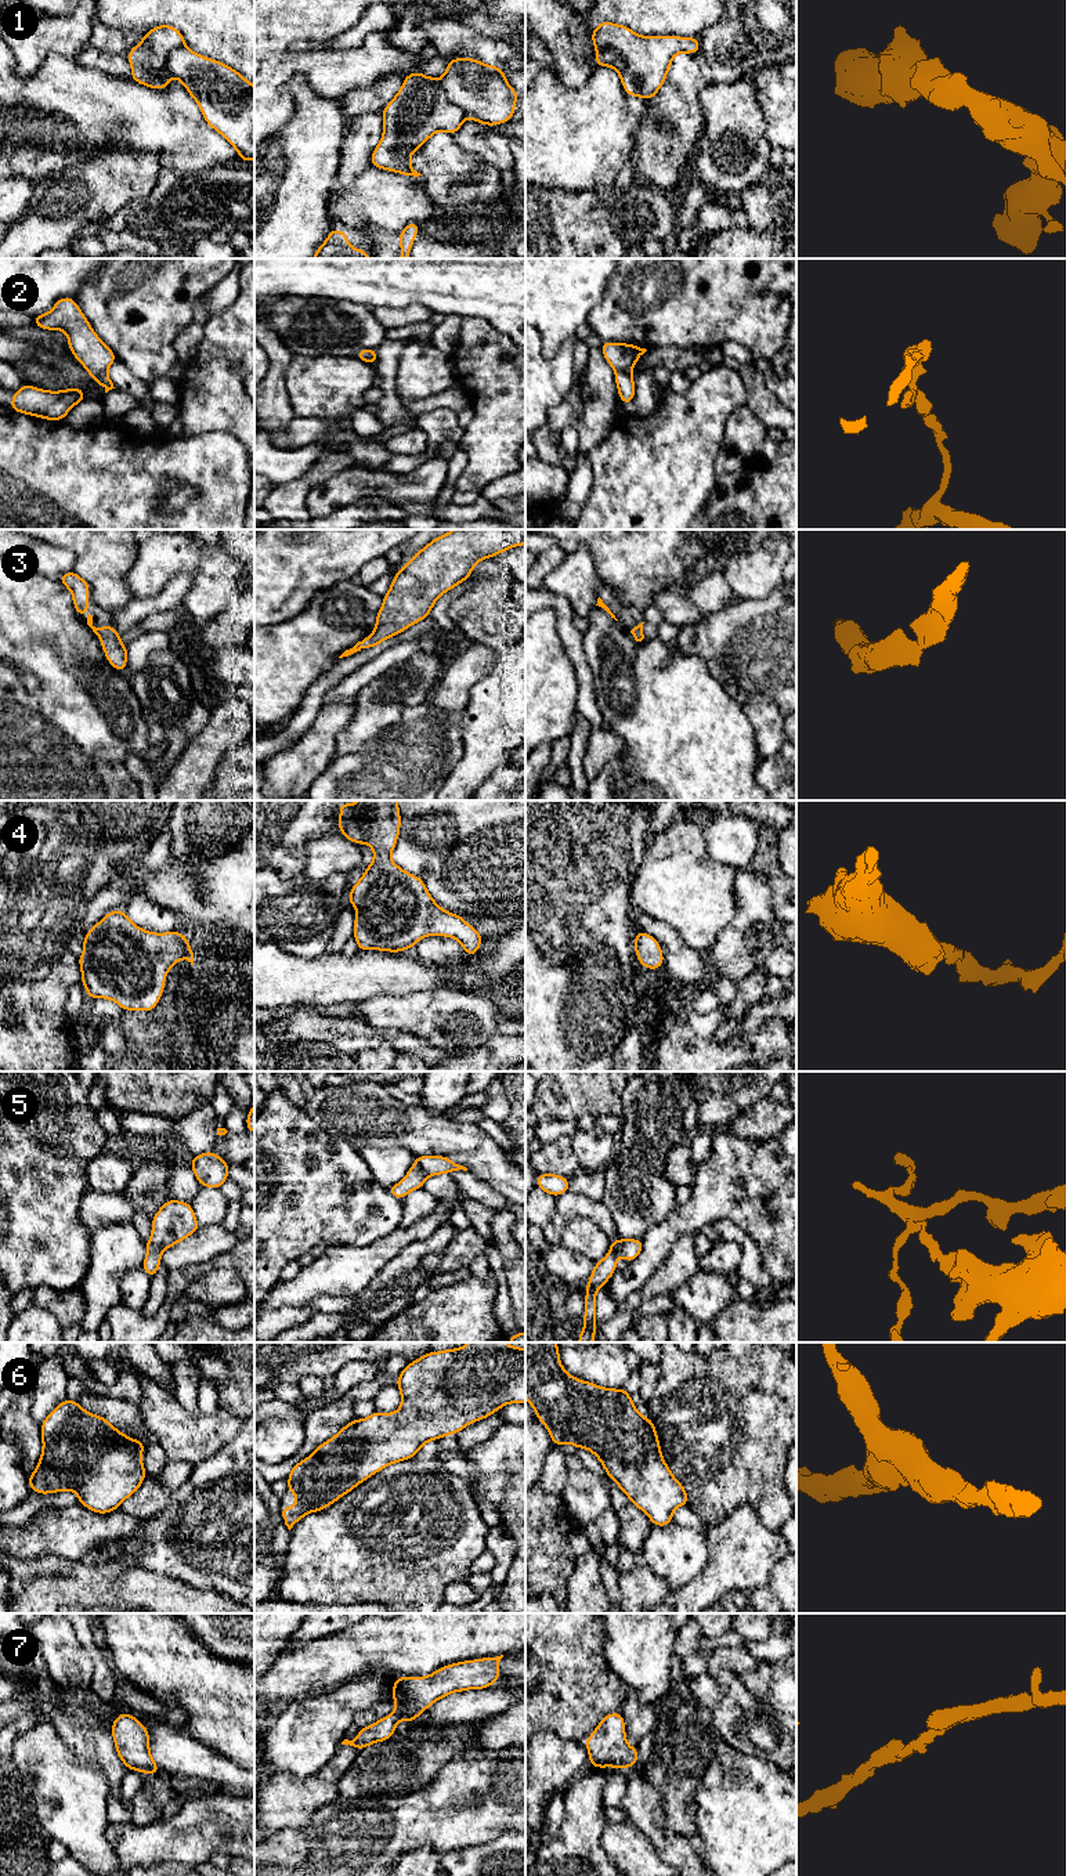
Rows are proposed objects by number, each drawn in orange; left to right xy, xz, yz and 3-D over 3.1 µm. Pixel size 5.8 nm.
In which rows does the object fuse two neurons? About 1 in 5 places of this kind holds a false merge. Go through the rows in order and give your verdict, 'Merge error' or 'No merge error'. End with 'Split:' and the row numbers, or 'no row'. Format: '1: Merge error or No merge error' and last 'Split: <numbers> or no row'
1: Merge error
2: Merge error
3: No merge error
4: No merge error
5: Merge error
6: No merge error
7: No merge error
Split: 1, 2, 5

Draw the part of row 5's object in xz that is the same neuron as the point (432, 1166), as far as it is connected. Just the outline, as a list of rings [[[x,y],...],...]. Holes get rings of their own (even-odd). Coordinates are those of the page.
[[[419,1156],[419,1165],[427,1176],[449,1174],[452,1171],[467,1171],[466,1167],[456,1164],[445,1156]]]

